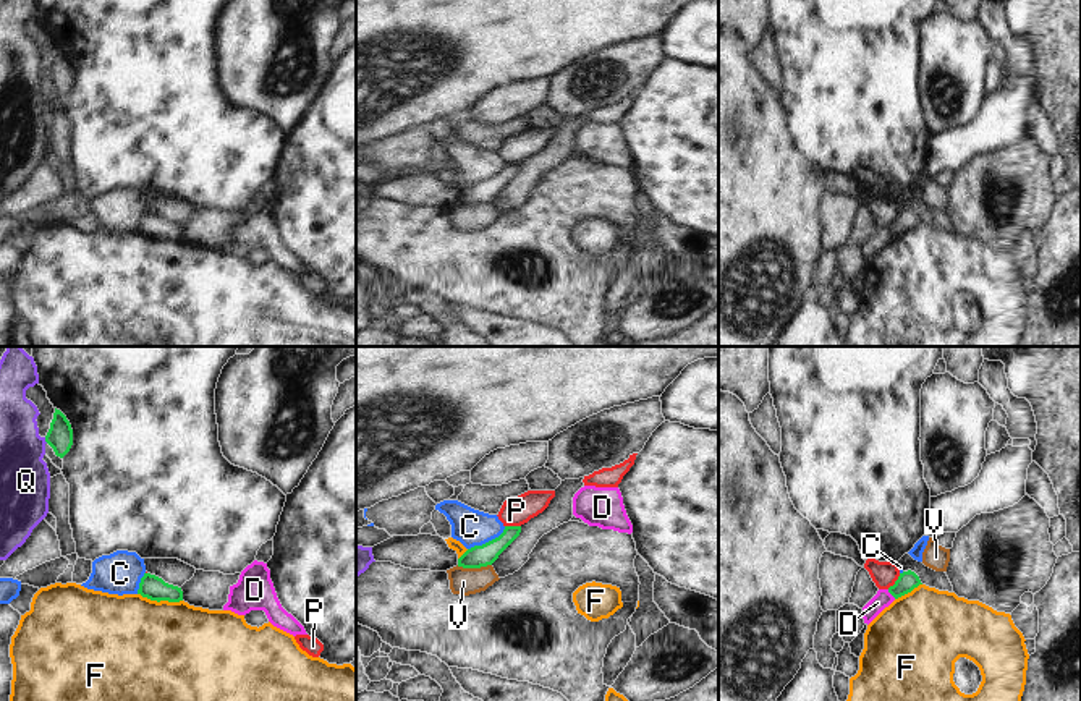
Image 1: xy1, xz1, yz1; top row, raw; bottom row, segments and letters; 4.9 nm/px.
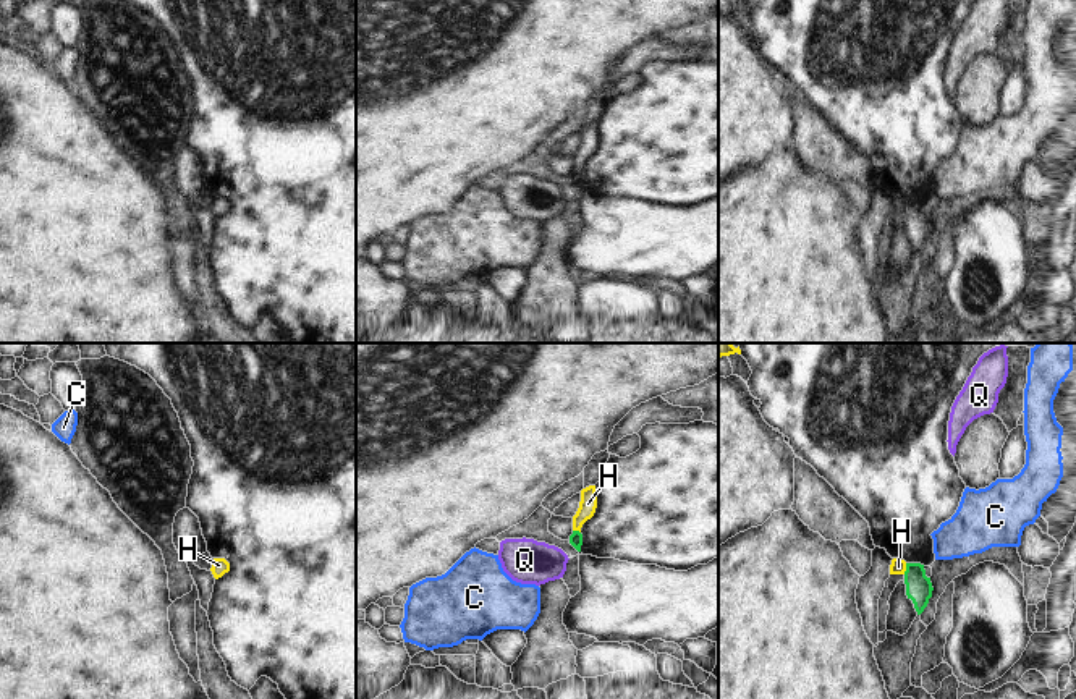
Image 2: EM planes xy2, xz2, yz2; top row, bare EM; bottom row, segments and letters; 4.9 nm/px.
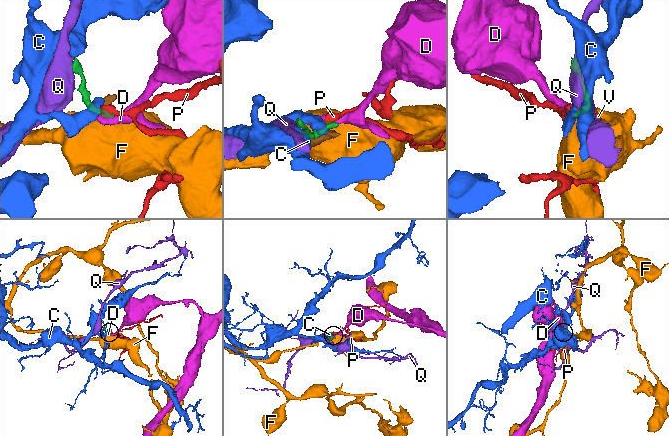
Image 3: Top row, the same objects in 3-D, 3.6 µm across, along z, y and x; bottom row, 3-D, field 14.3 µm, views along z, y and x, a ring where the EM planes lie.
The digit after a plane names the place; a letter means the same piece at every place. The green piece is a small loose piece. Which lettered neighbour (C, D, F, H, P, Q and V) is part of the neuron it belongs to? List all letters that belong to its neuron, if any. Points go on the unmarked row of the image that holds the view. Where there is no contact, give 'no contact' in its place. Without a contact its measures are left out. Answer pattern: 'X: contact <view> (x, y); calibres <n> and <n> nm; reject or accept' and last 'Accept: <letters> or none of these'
C: contact xz1 (489, 178); calibres 110 and 180 nm; reject
D: contact yz1 (892, 232); calibres 100 and 90 nm; reject
F: contact xy1 (161, 237); calibres 120 and 480 nm; reject
H: contact yz2 (906, 206); calibres 130 and 80 nm; accept
P: contact yz1 (895, 219); calibres 100 and 130 nm; reject
Q: contact xy1 (46, 78); calibres 130 and 260 nm; reject
V: contact xz1 (473, 204); calibres 110 and 140 nm; reject
Accept: H

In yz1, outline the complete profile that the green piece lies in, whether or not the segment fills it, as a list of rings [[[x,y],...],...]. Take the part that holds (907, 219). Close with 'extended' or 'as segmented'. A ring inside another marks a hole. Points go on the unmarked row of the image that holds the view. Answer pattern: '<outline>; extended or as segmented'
[[[908,207],[908,209],[900,210],[898,217],[895,219],[895,222],[888,225],[888,230],[895,236],[898,236],[898,235],[911,230],[919,222],[922,222],[919,214],[914,209]]]; as segmented

